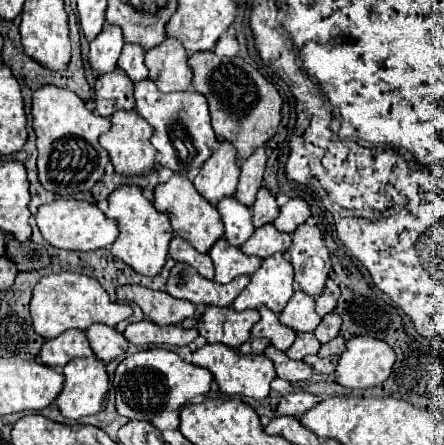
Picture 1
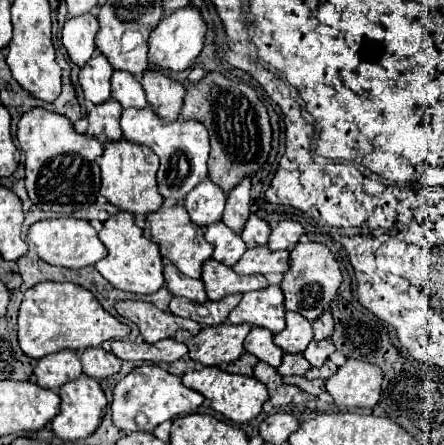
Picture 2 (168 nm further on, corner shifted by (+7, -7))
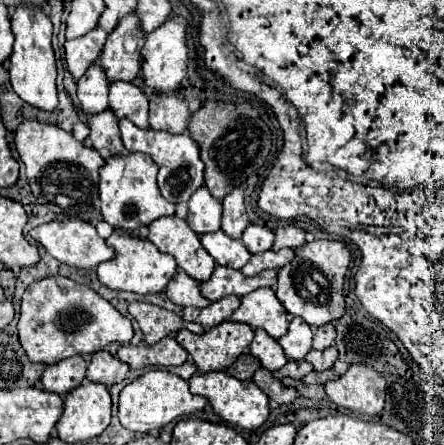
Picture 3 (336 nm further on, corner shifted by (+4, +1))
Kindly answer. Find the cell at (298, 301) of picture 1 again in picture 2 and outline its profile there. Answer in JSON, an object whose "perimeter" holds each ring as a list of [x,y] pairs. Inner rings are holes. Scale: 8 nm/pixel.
{"perimeter":[[[287,312],[285,316],[287,326],[275,334],[275,344],[279,348],[283,348],[283,352],[303,352],[307,348],[307,344],[313,338],[313,330],[311,330],[311,322],[305,320],[299,312]]]}

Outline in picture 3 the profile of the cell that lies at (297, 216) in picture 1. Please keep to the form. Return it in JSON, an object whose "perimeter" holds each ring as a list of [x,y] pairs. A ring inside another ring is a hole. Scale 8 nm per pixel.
{"perimeter":[[[282,226],[276,230],[276,242],[274,242],[274,250],[282,250],[282,248],[298,248],[304,244],[304,230],[300,226]]]}

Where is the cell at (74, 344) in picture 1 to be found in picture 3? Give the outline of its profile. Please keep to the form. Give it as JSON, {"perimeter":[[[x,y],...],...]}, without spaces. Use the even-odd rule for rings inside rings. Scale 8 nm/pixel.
{"perimeter":[[[72,356],[46,368],[42,374],[42,386],[48,392],[66,396],[72,388],[78,388],[84,378],[86,378],[86,360],[82,356]]]}

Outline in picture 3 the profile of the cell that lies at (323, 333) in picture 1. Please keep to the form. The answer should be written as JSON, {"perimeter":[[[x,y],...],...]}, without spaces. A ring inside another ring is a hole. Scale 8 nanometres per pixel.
{"perimeter":[[[330,346],[330,348],[326,348],[326,350],[310,350],[308,356],[306,356],[306,360],[314,366],[316,372],[330,370],[330,368],[334,366],[336,358],[338,358],[338,352],[336,352],[334,346]]]}

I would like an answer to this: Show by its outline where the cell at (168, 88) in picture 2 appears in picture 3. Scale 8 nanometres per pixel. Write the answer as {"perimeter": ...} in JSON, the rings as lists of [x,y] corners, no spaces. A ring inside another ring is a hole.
{"perimeter":[[[154,94],[150,98],[150,128],[184,134],[188,130],[190,110],[178,94]]]}

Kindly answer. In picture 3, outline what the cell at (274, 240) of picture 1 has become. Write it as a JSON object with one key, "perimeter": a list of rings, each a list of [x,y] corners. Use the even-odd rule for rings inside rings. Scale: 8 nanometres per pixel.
{"perimeter":[[[284,248],[280,252],[274,252],[274,250],[268,250],[268,252],[262,252],[262,254],[254,254],[252,260],[242,268],[244,276],[254,276],[254,274],[260,274],[262,270],[268,270],[268,268],[282,268],[284,264],[292,262],[294,258],[294,250],[290,248]]]}

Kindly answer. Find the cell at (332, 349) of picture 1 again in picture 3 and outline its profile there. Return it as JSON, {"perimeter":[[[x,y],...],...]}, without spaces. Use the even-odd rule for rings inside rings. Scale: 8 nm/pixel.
{"perimeter":[[[326,370],[326,372],[310,372],[308,376],[304,376],[304,384],[326,384],[328,380],[332,380],[336,376],[334,370]]]}

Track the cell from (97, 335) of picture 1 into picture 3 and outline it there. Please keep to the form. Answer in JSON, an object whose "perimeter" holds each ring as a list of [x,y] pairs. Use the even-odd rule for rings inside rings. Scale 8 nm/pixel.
{"perimeter":[[[102,350],[102,352],[96,352],[96,354],[90,356],[86,378],[90,382],[98,382],[98,384],[104,384],[104,386],[112,386],[112,384],[122,382],[126,378],[128,370],[130,370],[128,364],[120,362],[108,350]]]}

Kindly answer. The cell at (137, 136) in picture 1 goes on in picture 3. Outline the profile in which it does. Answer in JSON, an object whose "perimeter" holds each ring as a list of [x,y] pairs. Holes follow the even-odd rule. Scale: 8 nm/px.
{"perimeter":[[[128,154],[128,156],[112,156],[100,168],[100,214],[102,218],[118,230],[134,234],[140,226],[148,226],[150,222],[172,216],[174,204],[168,204],[156,184],[158,168],[146,154]]]}

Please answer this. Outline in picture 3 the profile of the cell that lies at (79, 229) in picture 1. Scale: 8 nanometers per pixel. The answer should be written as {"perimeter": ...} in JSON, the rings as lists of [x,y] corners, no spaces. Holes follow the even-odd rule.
{"perimeter":[[[84,220],[48,222],[48,224],[42,224],[42,226],[32,228],[30,230],[30,236],[36,242],[40,242],[50,256],[54,256],[62,264],[68,264],[68,266],[74,266],[74,268],[90,270],[90,268],[96,268],[98,264],[108,262],[108,260],[114,258],[112,248],[106,246],[106,242],[96,234],[96,228],[90,222],[84,222]]]}

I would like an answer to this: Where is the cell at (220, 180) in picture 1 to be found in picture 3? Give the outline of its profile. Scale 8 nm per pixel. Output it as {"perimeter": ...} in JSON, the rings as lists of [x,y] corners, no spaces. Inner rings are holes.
{"perimeter":[[[206,186],[198,188],[188,200],[186,222],[198,236],[220,230],[220,214],[222,214],[222,204],[220,200],[210,196]]]}

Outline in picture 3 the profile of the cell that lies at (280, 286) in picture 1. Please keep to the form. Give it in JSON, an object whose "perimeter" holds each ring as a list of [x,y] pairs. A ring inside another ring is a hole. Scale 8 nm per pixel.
{"perimeter":[[[258,288],[244,296],[240,308],[230,320],[248,324],[252,330],[262,328],[276,340],[284,336],[288,328],[288,312],[282,308],[272,288]]]}

